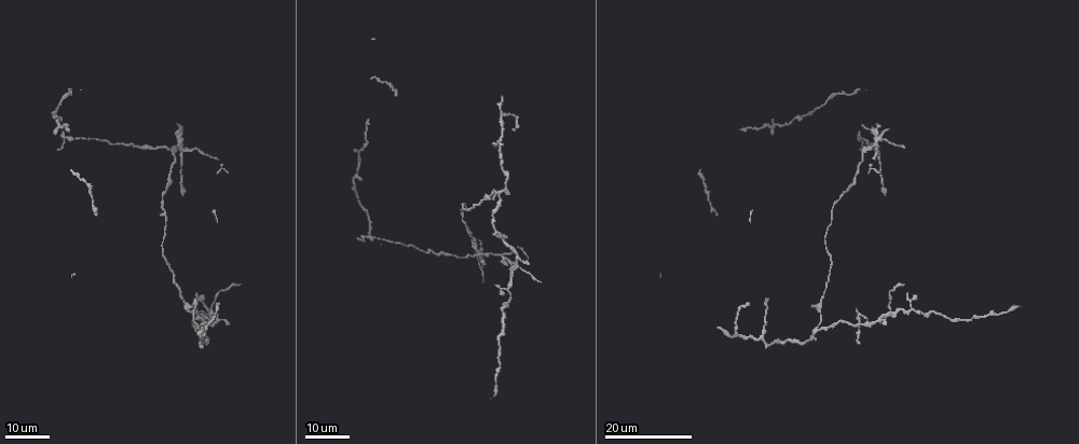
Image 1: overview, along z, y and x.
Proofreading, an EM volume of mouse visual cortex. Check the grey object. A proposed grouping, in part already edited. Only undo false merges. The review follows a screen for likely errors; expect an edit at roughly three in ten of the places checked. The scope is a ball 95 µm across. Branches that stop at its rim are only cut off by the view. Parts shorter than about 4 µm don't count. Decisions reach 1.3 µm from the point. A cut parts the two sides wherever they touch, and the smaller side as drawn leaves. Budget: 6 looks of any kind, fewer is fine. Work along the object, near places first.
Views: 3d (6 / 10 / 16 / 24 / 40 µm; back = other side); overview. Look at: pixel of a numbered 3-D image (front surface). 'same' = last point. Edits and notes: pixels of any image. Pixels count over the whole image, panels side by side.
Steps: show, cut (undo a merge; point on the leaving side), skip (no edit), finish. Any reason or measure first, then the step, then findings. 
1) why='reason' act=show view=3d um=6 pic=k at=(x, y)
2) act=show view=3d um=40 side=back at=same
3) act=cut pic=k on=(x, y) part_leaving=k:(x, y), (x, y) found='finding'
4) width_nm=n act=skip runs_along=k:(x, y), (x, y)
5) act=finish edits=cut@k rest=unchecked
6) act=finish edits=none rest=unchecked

why='three arms meet' act=show view=3d um=16 pic=1 at=(817, 332)

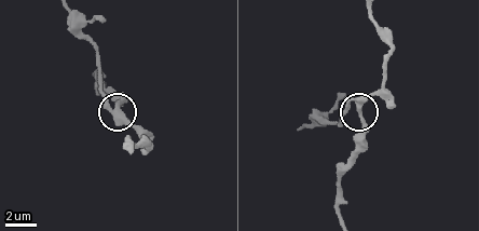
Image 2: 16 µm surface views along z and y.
act=show view=3d um=10 pic=2 at=(361, 104)

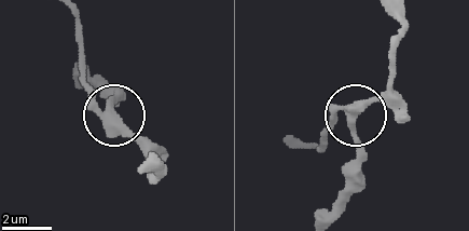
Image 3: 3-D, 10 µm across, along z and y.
arms=3 act=cut pic=3 on=(91, 96) part_leaving=3:(108, 126), (83, 73), (77, 17) found='two neurons meet here'

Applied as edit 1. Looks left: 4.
act=show view=overview

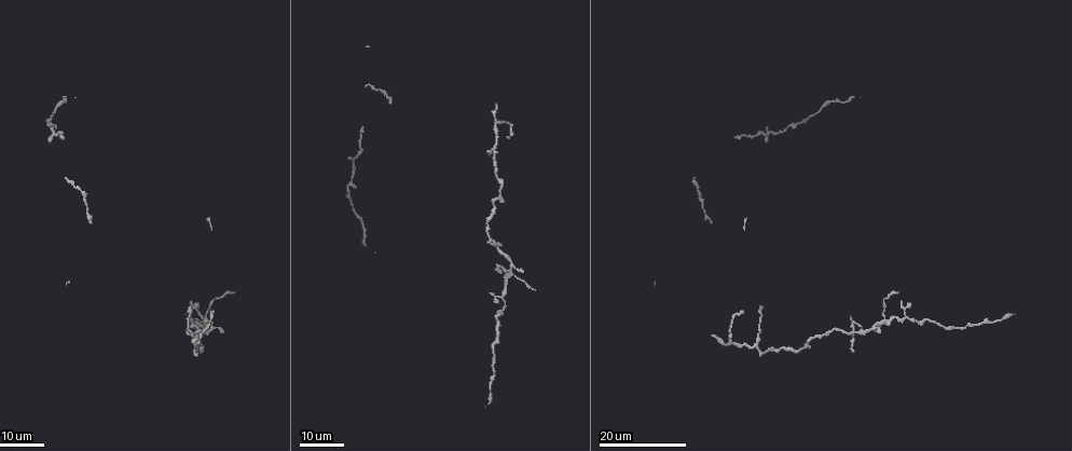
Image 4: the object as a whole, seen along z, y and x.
why='thin arm on a thick one' act=show view=3d um=16 pic=4 at=(853, 332)

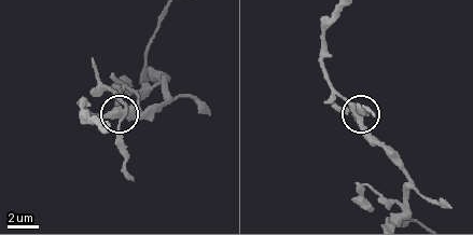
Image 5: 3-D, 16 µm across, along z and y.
act=show view=3d um=6 pic=5 at=(360, 119)

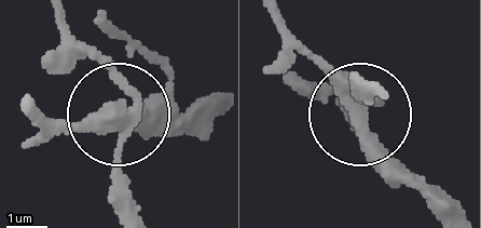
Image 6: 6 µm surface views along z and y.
act=cut pic=6 on=(125, 182) part_leaving=6:(133, 125), (122, 215) found='a second neuron is stuck on'

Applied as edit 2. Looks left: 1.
act=finish edits=cut@3,cut@6 rest=unchecked

